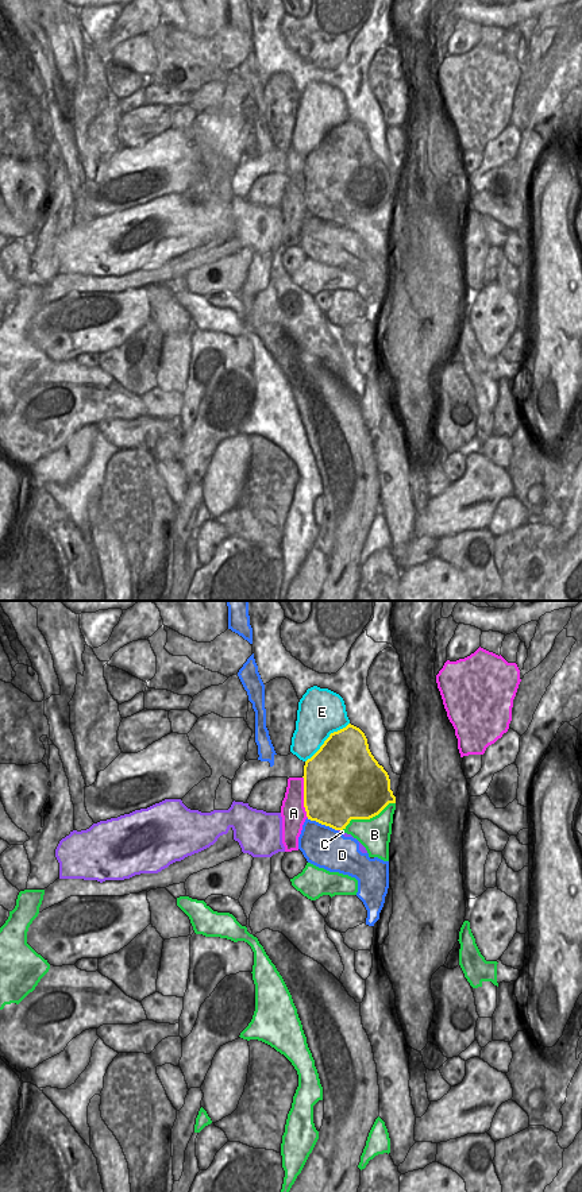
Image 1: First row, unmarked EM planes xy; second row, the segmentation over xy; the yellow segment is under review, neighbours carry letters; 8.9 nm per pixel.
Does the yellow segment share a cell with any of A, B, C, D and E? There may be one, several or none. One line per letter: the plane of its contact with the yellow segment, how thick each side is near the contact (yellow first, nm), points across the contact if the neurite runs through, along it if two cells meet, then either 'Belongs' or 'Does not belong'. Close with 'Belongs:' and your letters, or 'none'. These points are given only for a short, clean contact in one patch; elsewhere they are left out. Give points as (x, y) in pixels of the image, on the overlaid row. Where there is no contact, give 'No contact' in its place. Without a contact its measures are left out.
A: Touches yellow in xy. Thickness 500 nm (yellow) against 220 nm. Does not belong
B: Touches yellow in xy. Thickness 500 nm (yellow) against 280 nm. Does not belong
C: Touches yellow in xy. Thickness 440 nm (yellow) against 30 nm. Does not belong
D: Touches yellow in xy. Thickness 500 nm (yellow) against 360 nm. Boundary: xy (307, 818), (336, 830). Does not belong
E: Touches yellow in xy. Thickness 500 nm (yellow) against 420 nm. Does not belong
Belongs: none.

